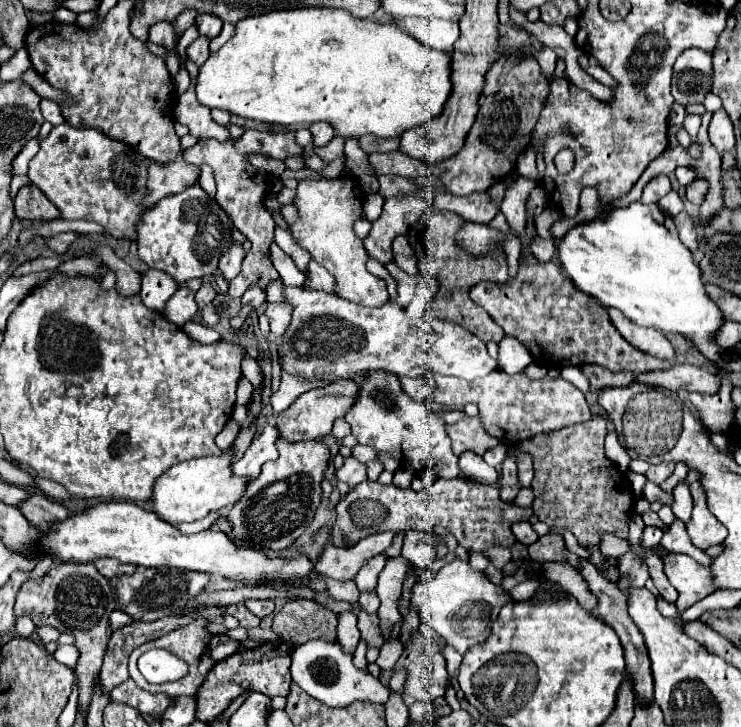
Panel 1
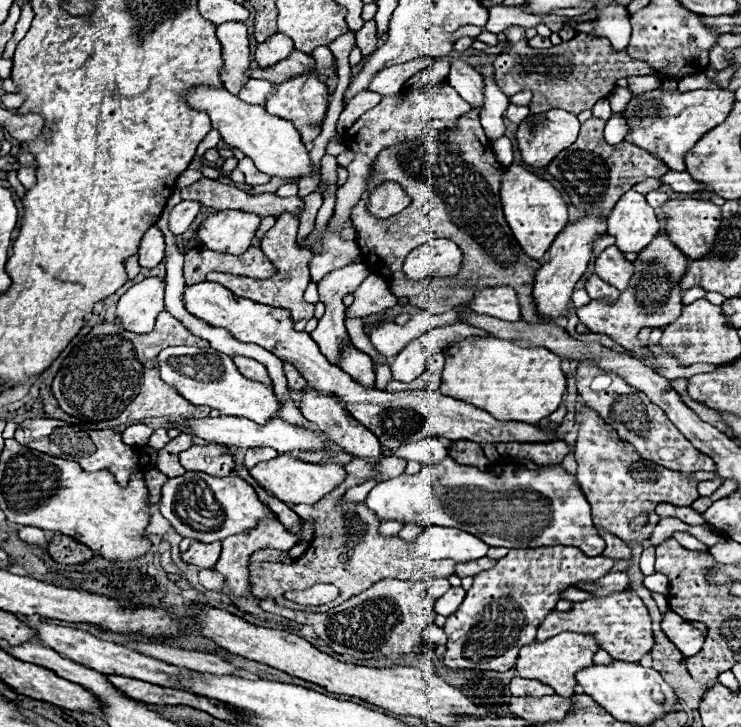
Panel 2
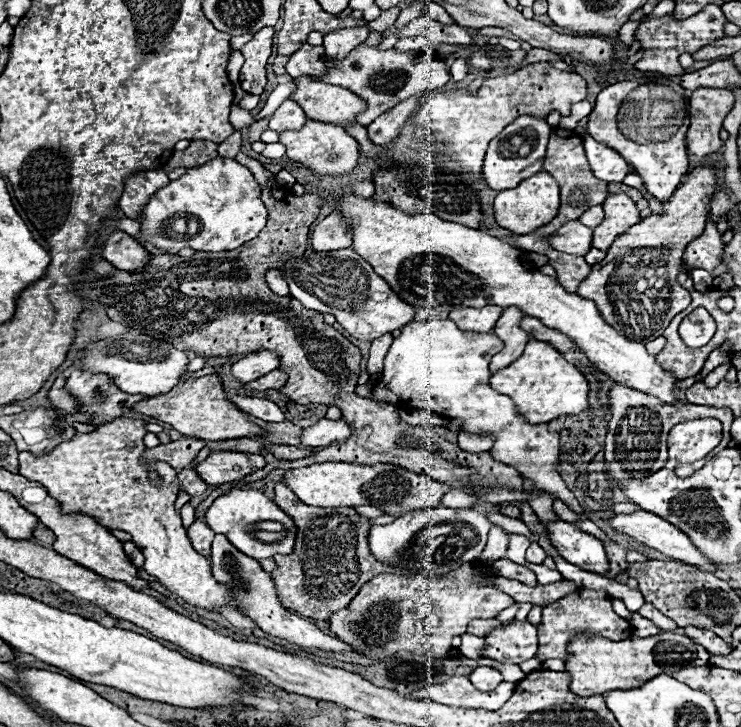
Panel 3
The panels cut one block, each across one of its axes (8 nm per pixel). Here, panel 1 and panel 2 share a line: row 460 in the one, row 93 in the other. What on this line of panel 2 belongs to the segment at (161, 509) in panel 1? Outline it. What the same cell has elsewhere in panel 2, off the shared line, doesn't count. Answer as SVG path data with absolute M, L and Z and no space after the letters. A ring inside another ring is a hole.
M198 84L186 92L186 104L198 112L206 112L212 120L212 128L220 132L222 140L230 148L242 150L264 174L280 178L302 178L312 172L308 150L300 140L300 132L286 120L272 116L264 106L246 104L224 88L212 88Z

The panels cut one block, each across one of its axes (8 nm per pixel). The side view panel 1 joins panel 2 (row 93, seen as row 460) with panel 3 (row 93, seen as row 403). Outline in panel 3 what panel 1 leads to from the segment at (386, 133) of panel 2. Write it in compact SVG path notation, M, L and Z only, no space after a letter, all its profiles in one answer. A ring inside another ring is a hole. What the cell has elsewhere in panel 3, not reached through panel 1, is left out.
M358 44L346 58L334 60L324 76L314 80L342 86L366 100L368 108L358 116L358 124L368 126L382 112L398 104L398 100L406 100L406 96L422 96L430 90L442 88L450 80L450 72L440 60L424 60L422 52L396 52L394 48L380 50L378 46Z

